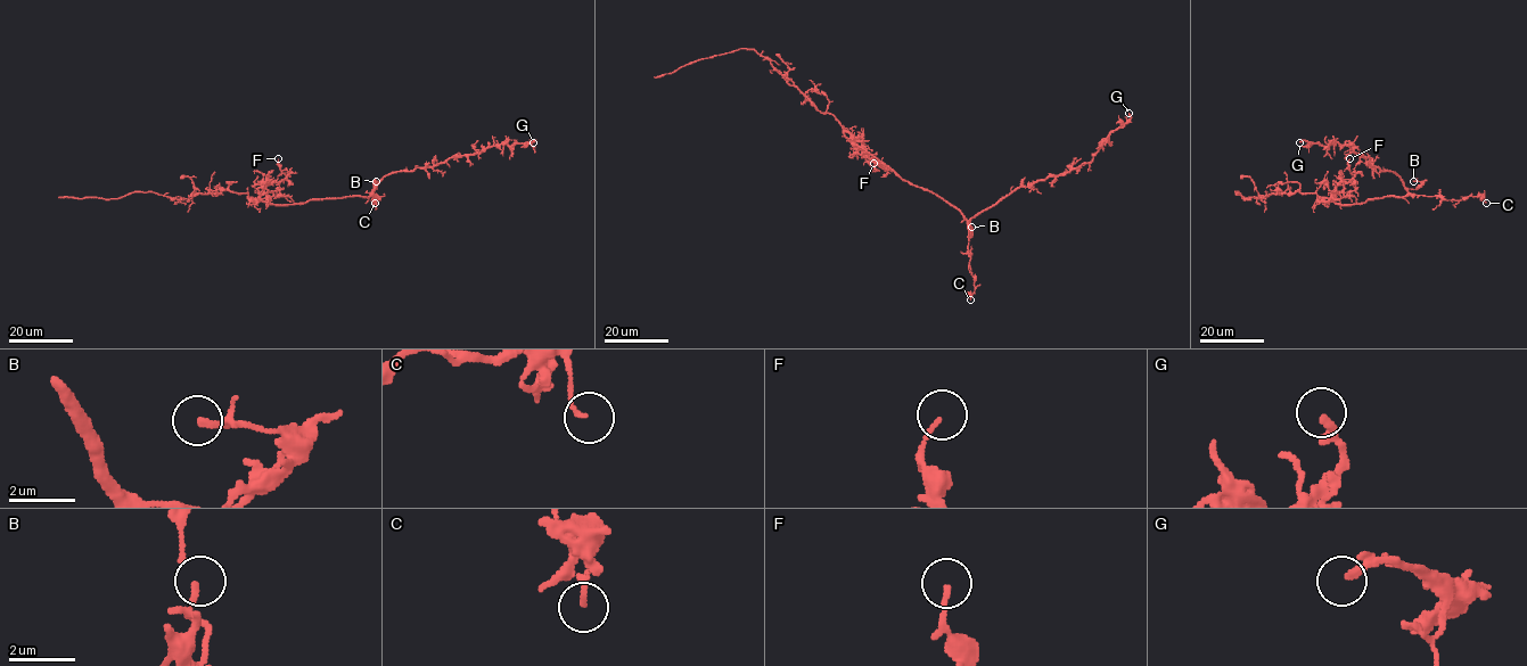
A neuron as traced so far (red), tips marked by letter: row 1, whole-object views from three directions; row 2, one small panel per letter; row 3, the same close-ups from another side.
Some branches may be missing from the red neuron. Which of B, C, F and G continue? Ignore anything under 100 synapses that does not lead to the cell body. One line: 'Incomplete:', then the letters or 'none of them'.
Incomplete: none of them

